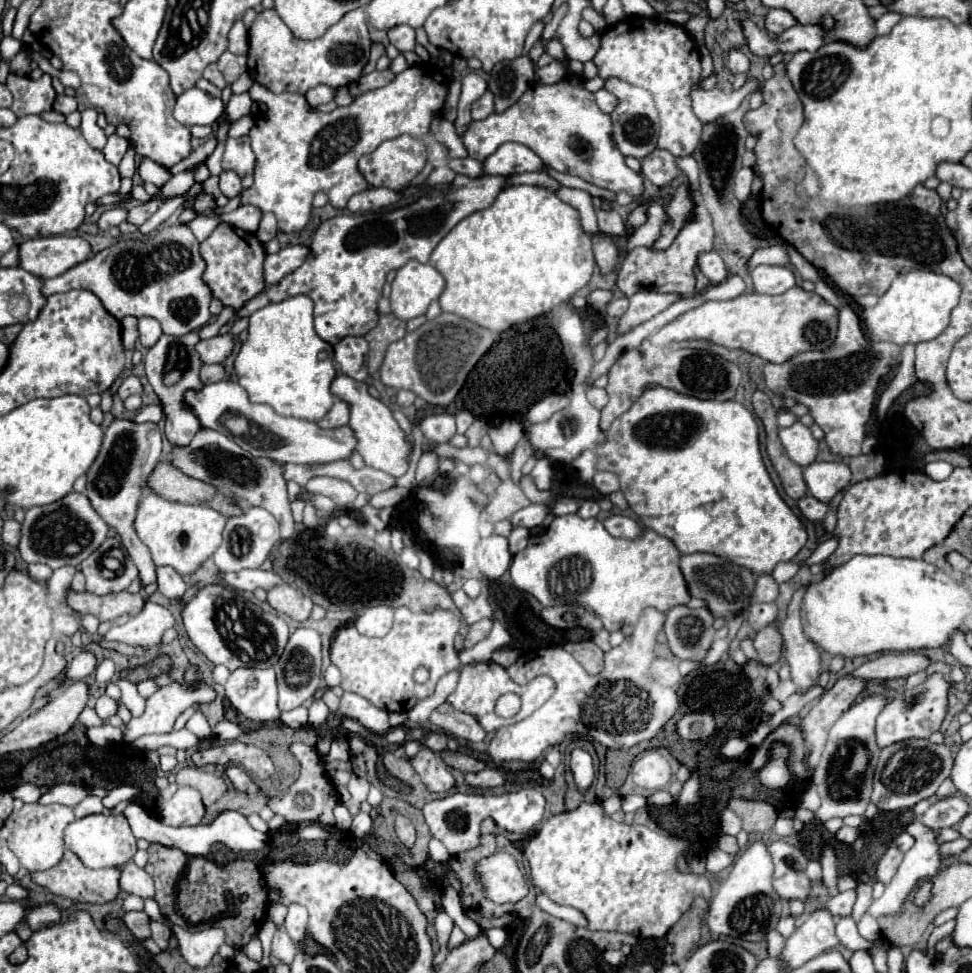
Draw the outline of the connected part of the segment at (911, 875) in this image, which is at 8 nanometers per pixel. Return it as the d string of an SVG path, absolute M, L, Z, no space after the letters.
M915 820L915 822L911 822L911 824L907 826L907 832L915 838L915 844L913 844L913 848L905 854L905 858L903 858L903 862L901 862L901 866L899 866L895 878L893 878L891 884L885 888L883 896L869 906L867 914L871 914L873 918L901 914L903 904L905 904L907 896L911 894L911 890L913 890L921 880L933 878L933 876L945 866L945 862L947 862L947 860L943 860L941 854L939 854L939 842L937 842L937 832L935 832L935 830L931 830L931 828L927 828L925 824L921 824L919 820Z

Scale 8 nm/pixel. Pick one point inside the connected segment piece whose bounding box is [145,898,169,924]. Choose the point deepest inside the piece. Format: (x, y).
(151, 907)

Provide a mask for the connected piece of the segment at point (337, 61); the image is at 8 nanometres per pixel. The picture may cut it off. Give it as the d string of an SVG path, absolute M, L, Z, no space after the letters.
M363 8L347 12L317 40L297 38L275 10L261 10L249 30L249 76L271 92L305 94L309 88L325 84L343 88L359 80L369 60L369 30Z

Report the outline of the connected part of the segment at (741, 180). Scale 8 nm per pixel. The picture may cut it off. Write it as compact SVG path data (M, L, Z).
M741 168L735 178L735 196L743 202L751 194L751 182L755 178L755 172L751 168Z

